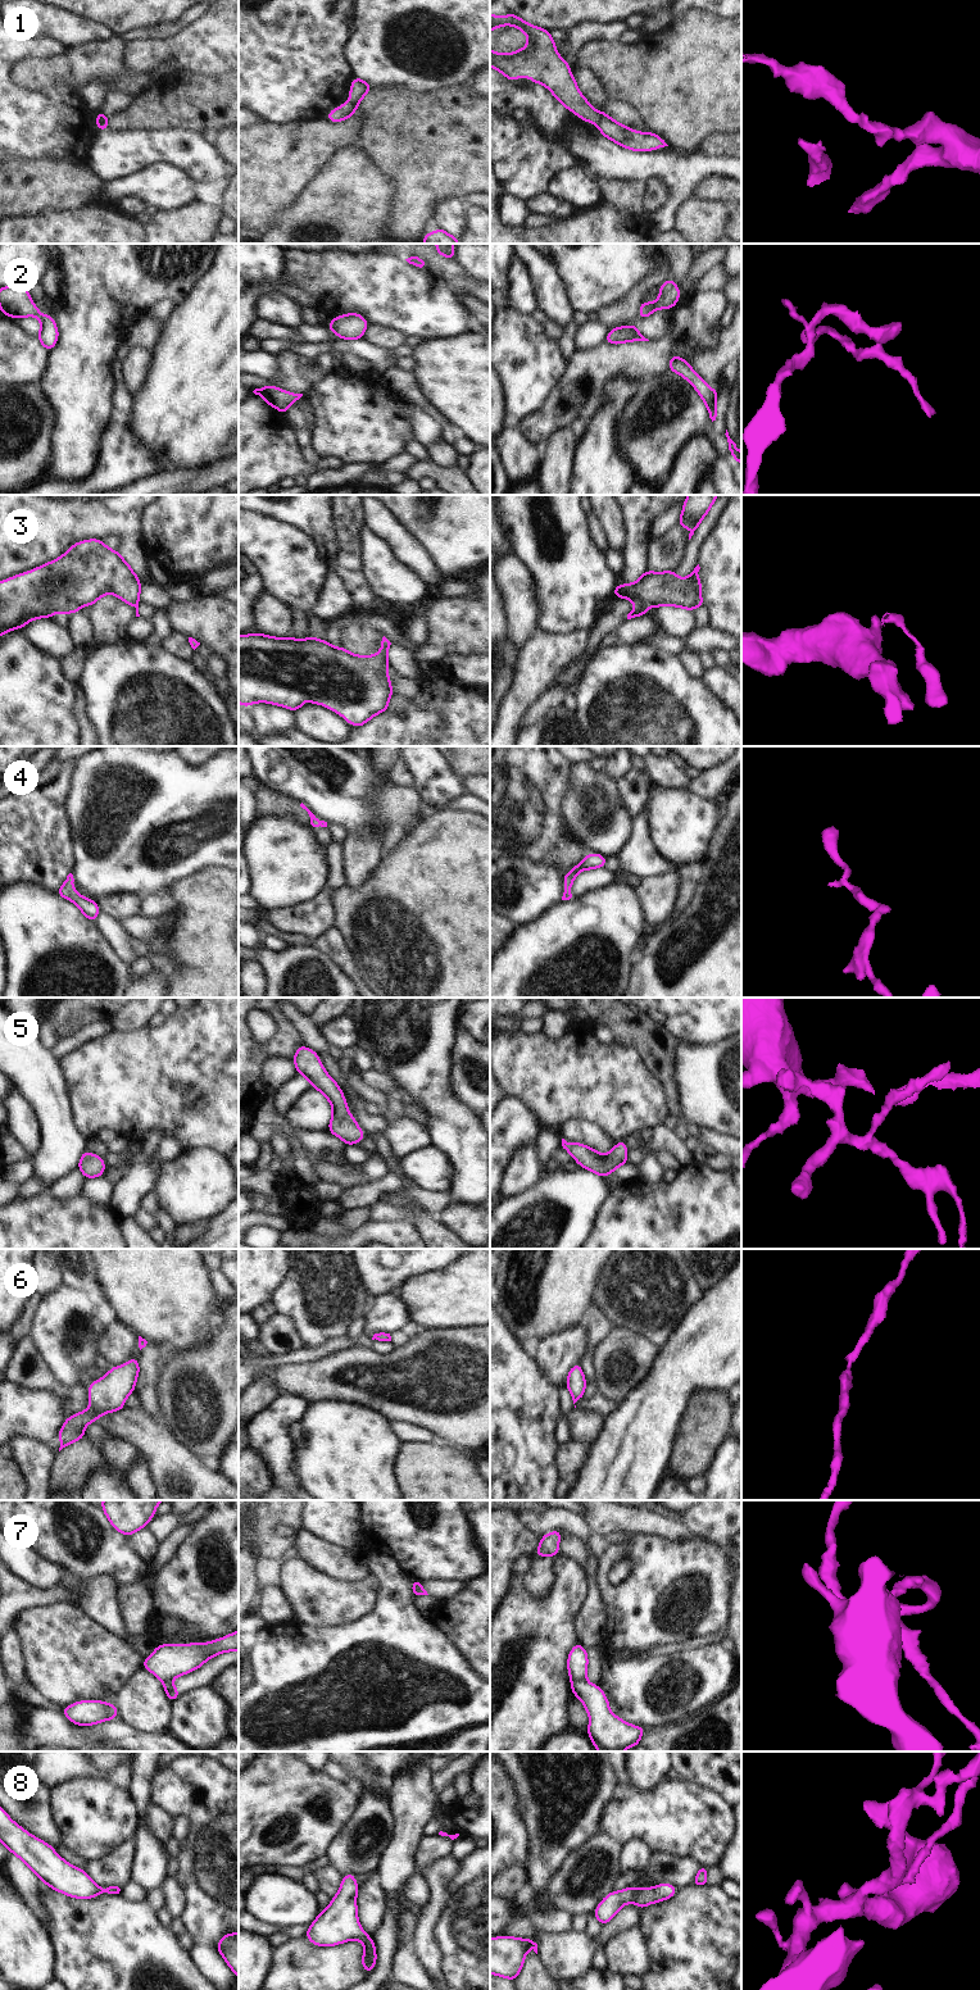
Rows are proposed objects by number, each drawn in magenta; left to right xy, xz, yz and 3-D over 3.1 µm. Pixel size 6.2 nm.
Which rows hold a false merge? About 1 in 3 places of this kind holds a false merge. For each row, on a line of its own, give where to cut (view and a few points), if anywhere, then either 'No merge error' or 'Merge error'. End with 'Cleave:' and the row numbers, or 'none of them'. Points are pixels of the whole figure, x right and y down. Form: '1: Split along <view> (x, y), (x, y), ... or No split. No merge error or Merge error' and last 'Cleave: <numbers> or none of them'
1: Split along yz (602, 112), (597, 123). Merge error
2: No split. No merge error
3: Split along yz (645, 605), (639, 605), (635, 609). Merge error
4: No split. No merge error
5: No split. No merge error
6: No split. No merge error
7: Split along yz (585, 1679), (577, 1679), (571, 1682). Merge error
8: No split. No merge error
Cleave: 1, 3, 7.

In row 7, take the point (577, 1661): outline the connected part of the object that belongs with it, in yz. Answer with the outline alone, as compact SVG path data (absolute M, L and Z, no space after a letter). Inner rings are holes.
M577 1643L571 1650L567 1658L567 1671L570 1673L570 1680L586 1680L587 1677L587 1653L586 1649Z

